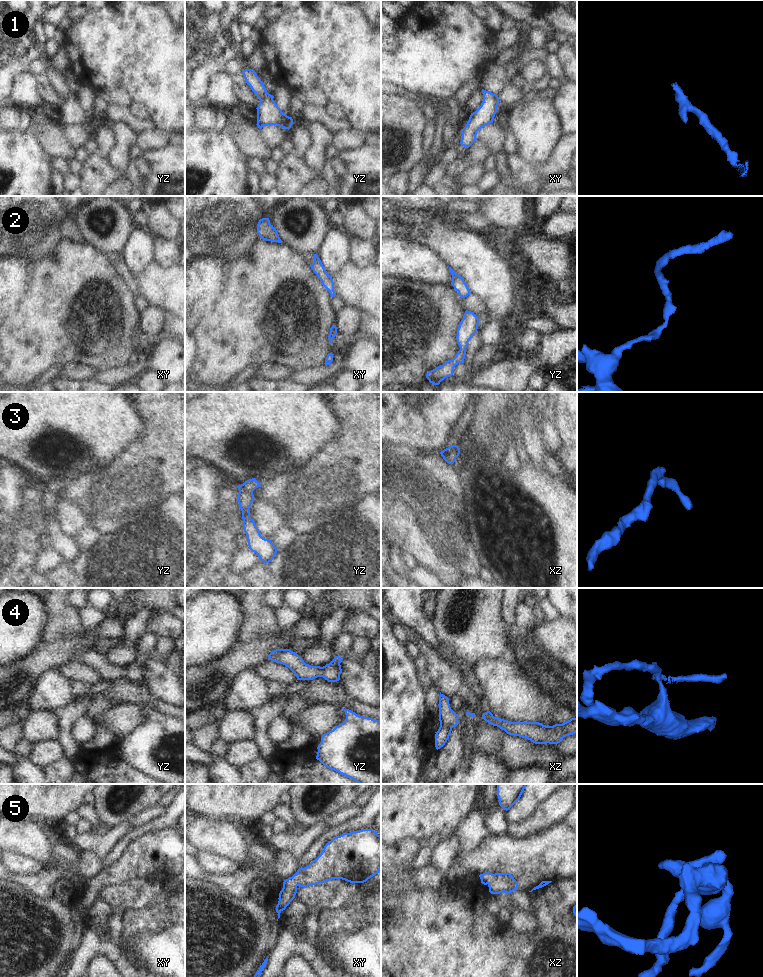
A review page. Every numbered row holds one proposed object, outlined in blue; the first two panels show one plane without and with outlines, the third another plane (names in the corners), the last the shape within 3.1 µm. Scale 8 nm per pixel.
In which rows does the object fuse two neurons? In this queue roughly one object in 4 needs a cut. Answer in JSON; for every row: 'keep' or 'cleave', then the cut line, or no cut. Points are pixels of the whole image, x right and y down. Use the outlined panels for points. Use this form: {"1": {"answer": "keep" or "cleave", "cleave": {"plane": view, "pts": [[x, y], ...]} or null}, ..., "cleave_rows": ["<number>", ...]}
{"1": {"answer": "keep", "cleave": null}, "2": {"answer": "keep", "cleave": null}, "3": {"answer": "keep", "cleave": null}, "4": {"answer": "keep", "cleave": null}, "5": {"answer": "keep", "cleave": null}, "cleave_rows": []}

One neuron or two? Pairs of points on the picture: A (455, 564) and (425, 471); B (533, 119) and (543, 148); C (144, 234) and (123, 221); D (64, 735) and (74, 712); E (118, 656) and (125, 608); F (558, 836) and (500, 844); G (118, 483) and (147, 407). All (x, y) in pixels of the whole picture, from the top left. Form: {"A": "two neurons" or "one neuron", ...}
{"A": "one neuron", "B": "one neuron", "C": "two neurons", "D": "one neuron", "E": "two neurons", "F": "one neuron", "G": "one neuron"}

